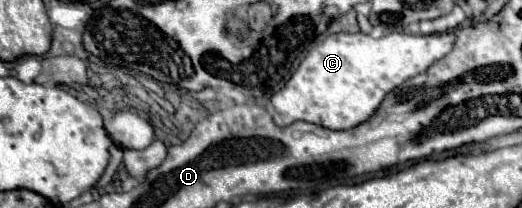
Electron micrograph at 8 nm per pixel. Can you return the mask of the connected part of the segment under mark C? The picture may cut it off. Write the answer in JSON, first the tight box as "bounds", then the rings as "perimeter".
{"bounds":[270,22,454,130],"perimeter":[[[412,22],[396,30],[388,28],[381,38],[372,38],[364,32],[326,36],[306,54],[284,88],[270,96],[274,122],[278,126],[290,126],[304,120],[318,126],[324,124],[330,130],[348,130],[368,120],[390,90],[424,72],[432,62],[452,50],[454,32],[425,36],[419,31],[419,23]]]}

